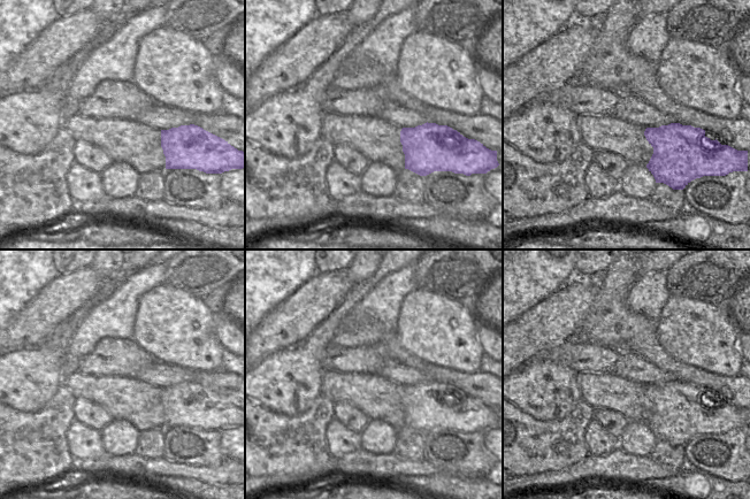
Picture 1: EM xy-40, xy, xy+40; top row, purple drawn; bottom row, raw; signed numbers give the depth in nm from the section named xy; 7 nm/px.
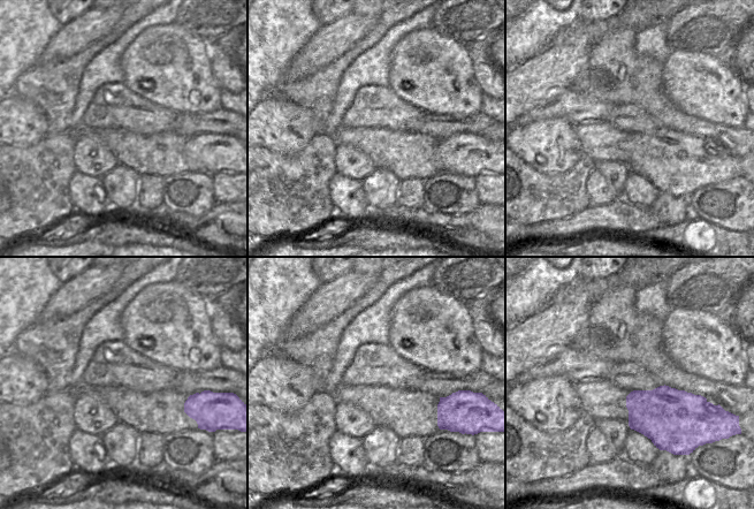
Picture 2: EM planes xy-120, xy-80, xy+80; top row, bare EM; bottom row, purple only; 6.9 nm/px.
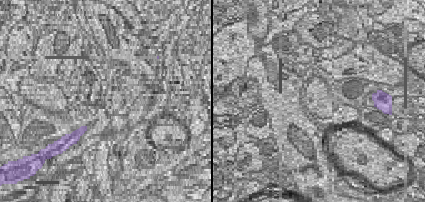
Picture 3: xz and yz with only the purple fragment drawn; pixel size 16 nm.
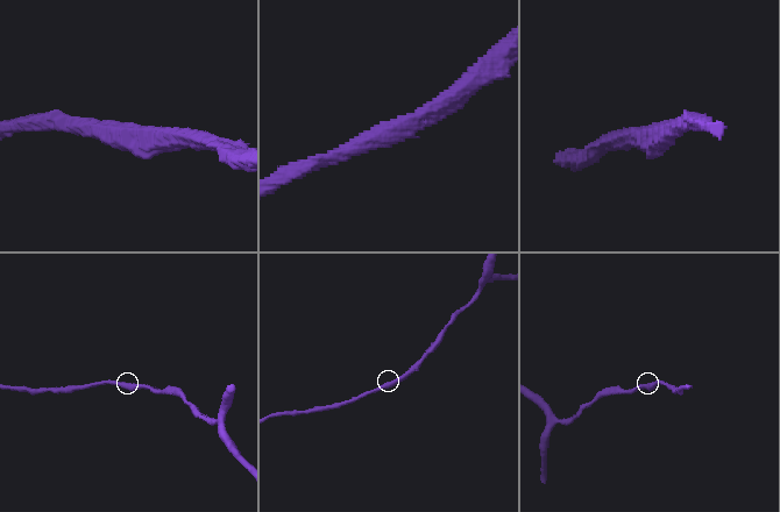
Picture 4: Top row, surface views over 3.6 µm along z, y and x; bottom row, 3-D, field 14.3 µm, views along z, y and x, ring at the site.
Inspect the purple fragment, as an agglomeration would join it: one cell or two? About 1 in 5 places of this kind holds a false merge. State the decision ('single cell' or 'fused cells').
single cell

